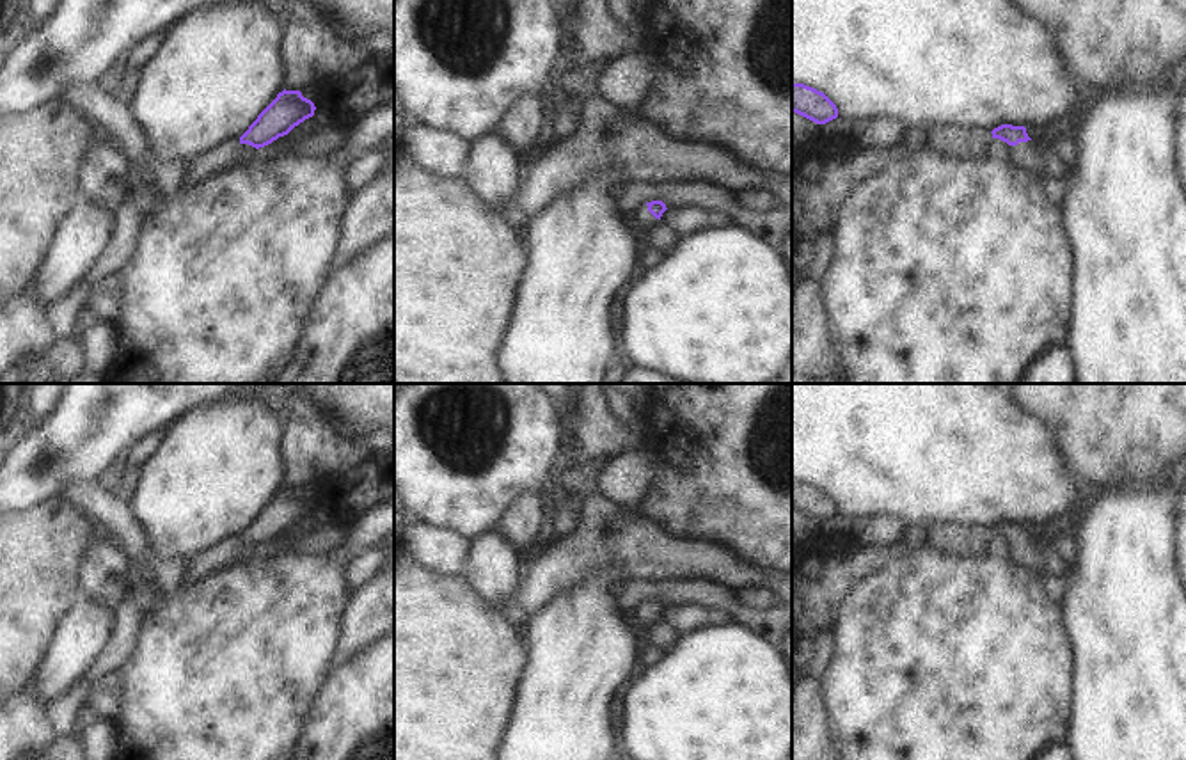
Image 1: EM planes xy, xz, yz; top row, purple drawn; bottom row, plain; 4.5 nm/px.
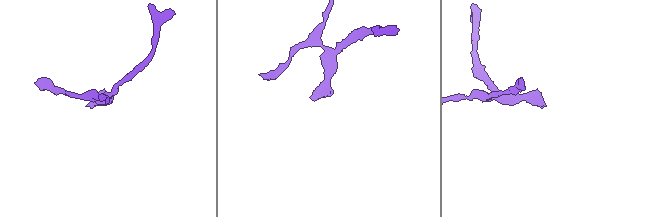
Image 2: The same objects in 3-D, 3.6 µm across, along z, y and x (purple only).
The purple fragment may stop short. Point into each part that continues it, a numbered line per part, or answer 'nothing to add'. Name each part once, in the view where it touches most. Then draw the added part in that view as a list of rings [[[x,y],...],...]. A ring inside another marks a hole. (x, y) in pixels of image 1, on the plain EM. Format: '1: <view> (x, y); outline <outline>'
1: yz (1025, 553); outline [[[1032,538],[1019,540],[1017,543],[1010,543],[1010,545],[1012,545],[1012,556],[1010,556],[1012,561],[1028,568],[1035,575],[1044,570],[1042,552],[1037,549]]]

